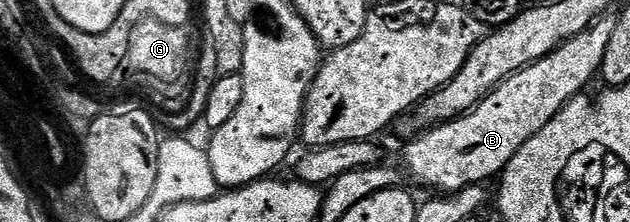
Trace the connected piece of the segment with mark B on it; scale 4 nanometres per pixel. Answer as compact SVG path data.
M604 18L592 24L586 32L577 34L569 42L565 42L557 50L553 50L545 58L533 62L528 68L523 68L513 74L508 80L502 80L476 108L472 108L466 116L459 116L447 124L440 124L419 134L404 154L403 160L407 163L407 172L419 184L427 188L437 189L440 193L450 194L460 192L474 184L486 185L487 180L494 181L504 170L507 163L549 122L566 104L575 99L584 91L583 88L591 79L599 76L599 67L605 58L605 49L609 46L609 38L613 34L614 19Z

